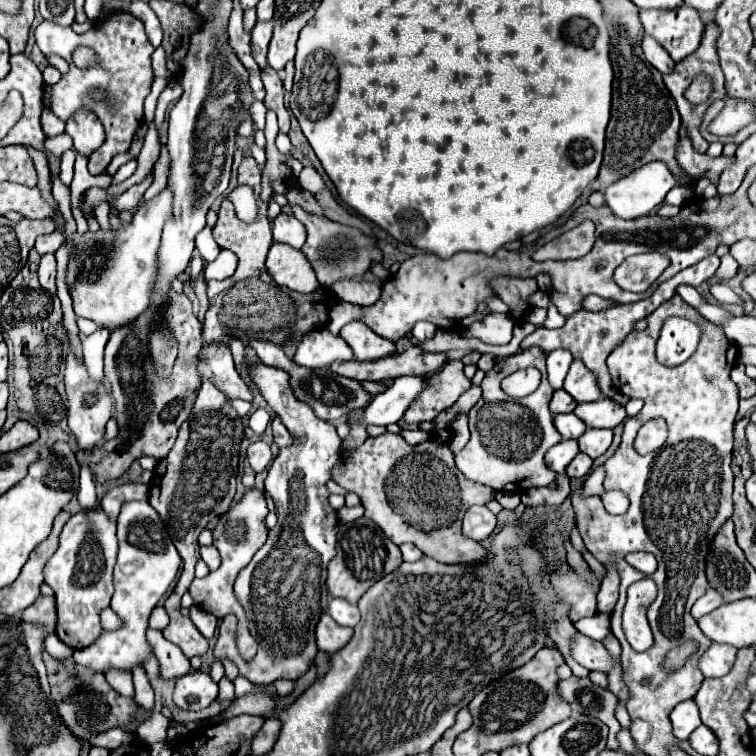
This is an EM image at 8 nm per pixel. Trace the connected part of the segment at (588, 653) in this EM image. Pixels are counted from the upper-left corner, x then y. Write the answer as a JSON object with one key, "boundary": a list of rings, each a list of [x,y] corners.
{"boundary":[[[583,634],[575,636],[575,640],[571,644],[571,656],[587,670],[597,670],[597,672],[609,674],[615,668],[615,658],[605,650],[605,646]]]}

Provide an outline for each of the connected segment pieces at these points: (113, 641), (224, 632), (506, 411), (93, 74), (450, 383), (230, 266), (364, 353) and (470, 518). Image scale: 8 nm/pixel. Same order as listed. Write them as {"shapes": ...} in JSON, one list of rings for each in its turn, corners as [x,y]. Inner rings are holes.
{"shapes":[[[[133,500],[121,506],[117,518],[117,538],[119,538],[119,556],[115,564],[115,594],[111,600],[111,608],[123,618],[125,626],[119,632],[103,632],[91,646],[83,650],[75,650],[73,658],[81,666],[91,666],[99,672],[105,668],[121,668],[131,670],[151,654],[151,648],[145,640],[145,630],[149,626],[149,614],[157,606],[157,602],[171,588],[179,566],[181,556],[173,546],[163,520],[157,510],[149,506],[147,500]]],[[[265,364],[249,368],[249,372],[267,404],[275,410],[275,414],[279,414],[281,422],[293,436],[293,444],[279,450],[265,478],[265,490],[277,506],[279,522],[273,530],[269,530],[265,546],[251,558],[235,580],[235,596],[249,616],[249,628],[257,636],[259,650],[251,662],[243,660],[235,642],[237,628],[227,628],[225,622],[221,622],[213,652],[217,660],[233,660],[239,674],[249,682],[271,684],[279,678],[297,680],[309,670],[317,654],[315,624],[327,608],[327,564],[335,556],[339,530],[335,510],[329,504],[325,510],[325,496],[329,498],[325,484],[331,478],[331,468],[339,462],[341,438],[333,424],[319,420],[311,406],[293,396],[287,372]]],[[[537,348],[521,350],[513,356],[499,358],[495,366],[483,378],[483,396],[481,400],[469,410],[469,430],[471,438],[463,446],[463,450],[455,452],[455,464],[463,472],[463,476],[471,482],[485,484],[497,492],[521,492],[531,486],[547,486],[551,484],[557,474],[551,472],[543,456],[545,452],[555,446],[561,438],[553,426],[553,416],[549,412],[549,400],[553,396],[553,388],[547,382],[545,372],[545,352]],[[535,366],[541,370],[541,386],[537,392],[529,394],[527,398],[511,398],[501,390],[501,378],[509,376],[515,370]]],[[[115,12],[113,18],[99,20],[89,32],[75,34],[71,28],[67,30],[67,26],[59,26],[55,22],[43,20],[35,28],[35,42],[43,54],[57,54],[57,56],[65,58],[71,66],[69,74],[53,86],[53,108],[51,110],[59,118],[69,118],[73,114],[73,110],[77,110],[77,108],[91,108],[97,114],[97,118],[101,120],[101,124],[105,126],[107,140],[90,155],[87,165],[92,175],[105,174],[111,158],[119,152],[129,150],[135,132],[143,122],[143,100],[149,94],[149,88],[153,82],[151,54],[155,50],[151,46],[151,42],[147,42],[143,22],[139,22],[139,18],[135,18],[131,14]],[[79,46],[91,48],[95,52],[97,64],[93,68],[81,70],[73,64],[71,54]],[[99,90],[117,100],[119,106],[115,112],[111,112],[111,106],[107,102],[91,100],[91,92],[99,92]]],[[[449,360],[443,366],[443,370],[429,376],[427,388],[407,408],[401,422],[421,424],[425,420],[433,420],[437,414],[451,408],[457,402],[457,398],[469,388],[471,388],[471,380],[467,380],[463,374],[463,362]]],[[[221,250],[221,254],[205,264],[205,278],[207,280],[225,280],[229,278],[237,268],[237,256],[229,250]]],[[[349,322],[341,328],[343,340],[353,348],[357,360],[379,360],[395,352],[395,344],[379,334],[375,334],[363,322]]],[[[471,506],[463,518],[463,534],[477,542],[491,536],[495,530],[495,514],[487,506]]]]}

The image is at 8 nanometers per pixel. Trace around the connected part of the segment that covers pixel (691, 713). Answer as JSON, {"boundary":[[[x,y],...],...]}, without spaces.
{"boundary":[[[685,700],[677,704],[671,712],[671,722],[673,722],[673,734],[679,740],[687,740],[695,728],[701,726],[699,710],[693,700]]]}

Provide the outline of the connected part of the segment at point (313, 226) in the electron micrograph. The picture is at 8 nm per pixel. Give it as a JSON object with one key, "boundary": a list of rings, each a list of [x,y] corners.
{"boundary":[[[291,206],[291,210],[293,210],[293,216],[307,228],[307,242],[303,244],[301,252],[311,262],[321,286],[331,286],[333,282],[337,282],[341,278],[361,276],[365,270],[369,270],[373,260],[377,260],[377,262],[381,260],[381,250],[377,248],[377,242],[373,238],[361,234],[359,230],[325,220],[325,218],[317,218],[313,214],[307,214],[299,206]]]}

